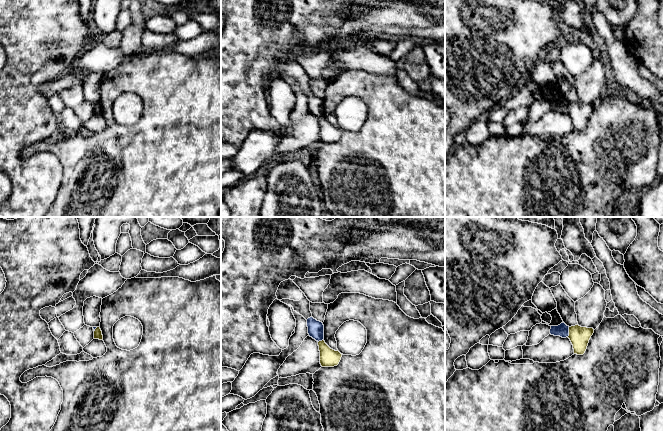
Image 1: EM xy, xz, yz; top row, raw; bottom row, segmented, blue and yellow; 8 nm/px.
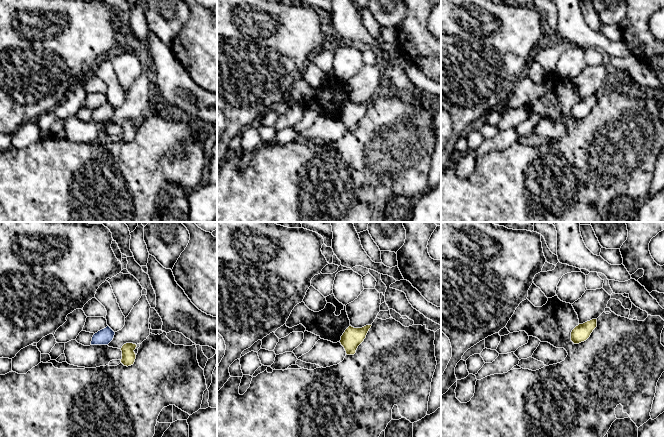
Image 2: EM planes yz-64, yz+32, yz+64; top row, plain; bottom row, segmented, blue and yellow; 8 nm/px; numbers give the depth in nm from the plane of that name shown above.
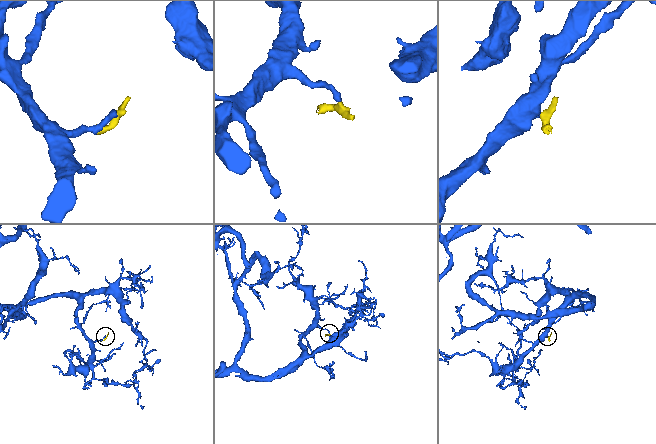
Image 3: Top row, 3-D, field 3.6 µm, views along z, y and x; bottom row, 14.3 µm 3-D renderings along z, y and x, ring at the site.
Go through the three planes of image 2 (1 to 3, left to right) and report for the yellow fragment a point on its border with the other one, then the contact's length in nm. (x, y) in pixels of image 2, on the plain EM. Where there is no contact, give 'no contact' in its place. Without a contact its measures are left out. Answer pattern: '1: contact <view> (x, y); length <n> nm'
1: no contact
2: no contact
3: no contact

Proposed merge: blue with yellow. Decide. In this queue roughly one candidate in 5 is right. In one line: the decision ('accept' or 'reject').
reject

